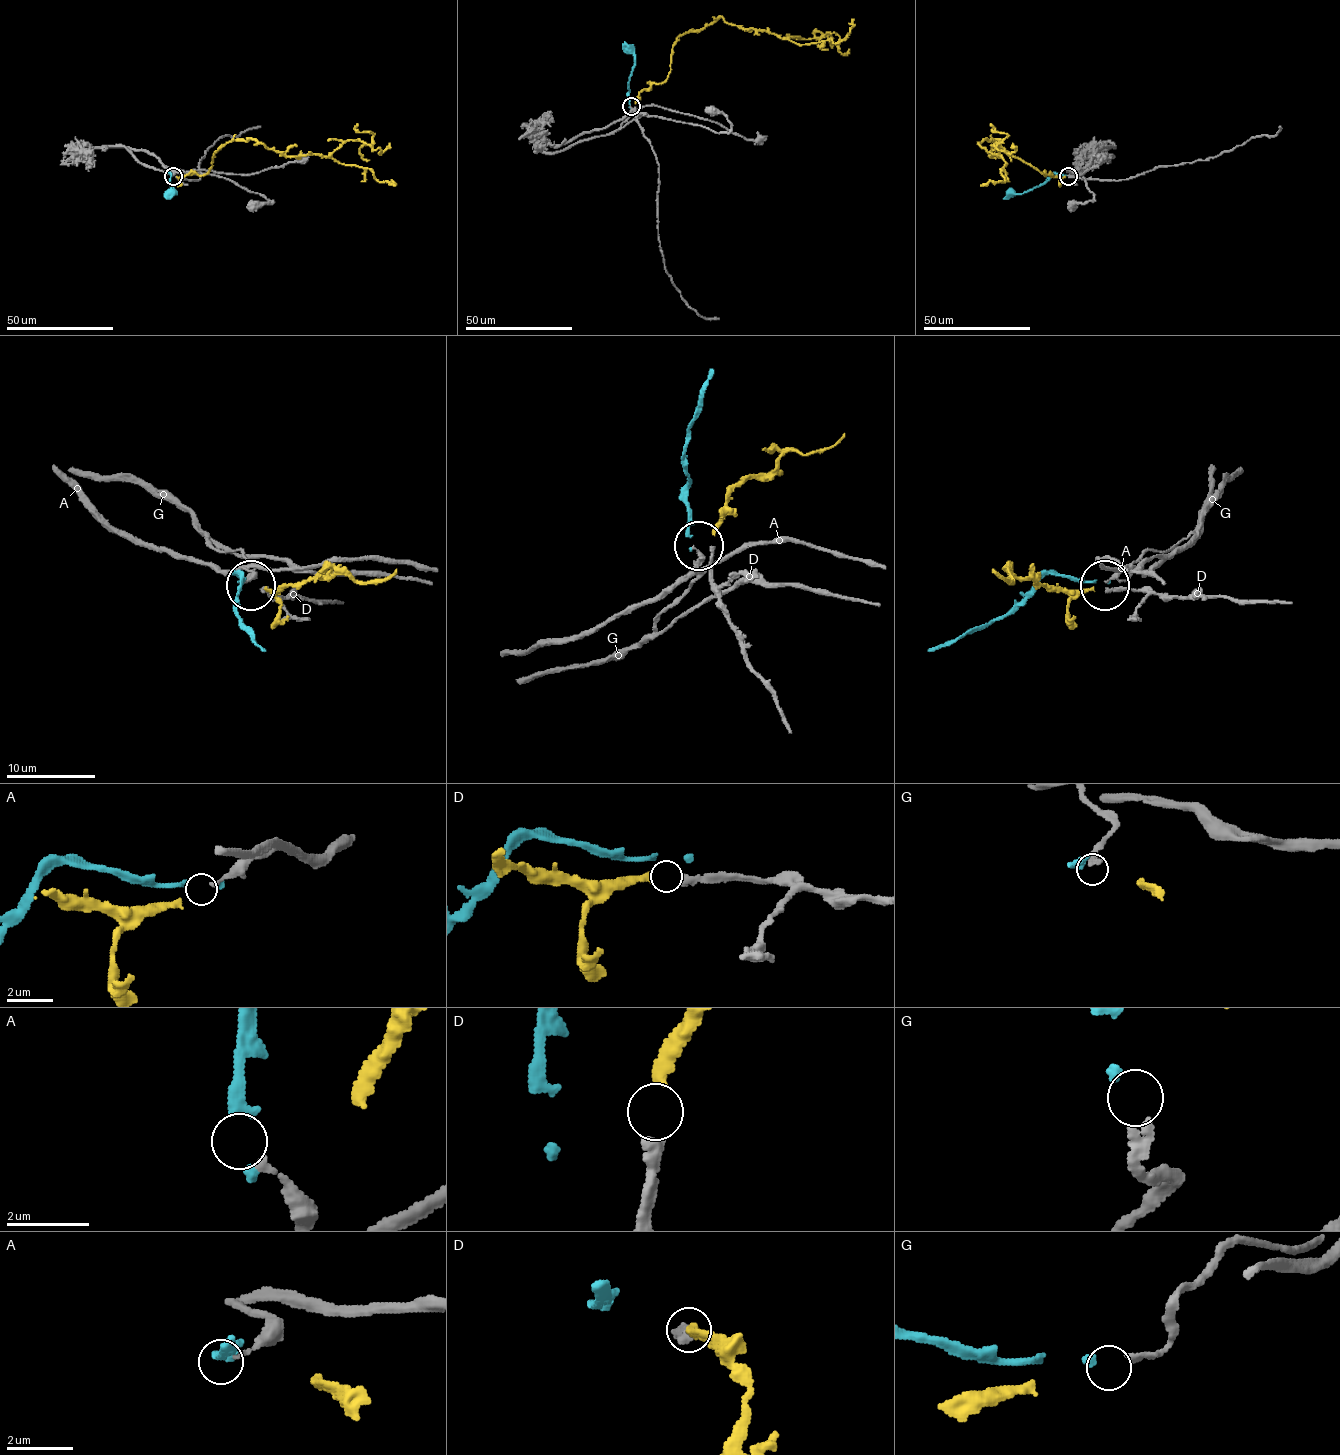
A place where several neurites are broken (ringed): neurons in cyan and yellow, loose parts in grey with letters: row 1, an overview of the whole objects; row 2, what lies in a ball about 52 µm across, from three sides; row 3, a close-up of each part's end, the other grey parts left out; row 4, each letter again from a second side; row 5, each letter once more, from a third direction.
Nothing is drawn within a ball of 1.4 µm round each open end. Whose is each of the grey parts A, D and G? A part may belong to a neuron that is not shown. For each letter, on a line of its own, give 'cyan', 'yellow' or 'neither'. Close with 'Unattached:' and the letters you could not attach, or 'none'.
A: neither
D: yellow
G: cyan
Unattached: A

